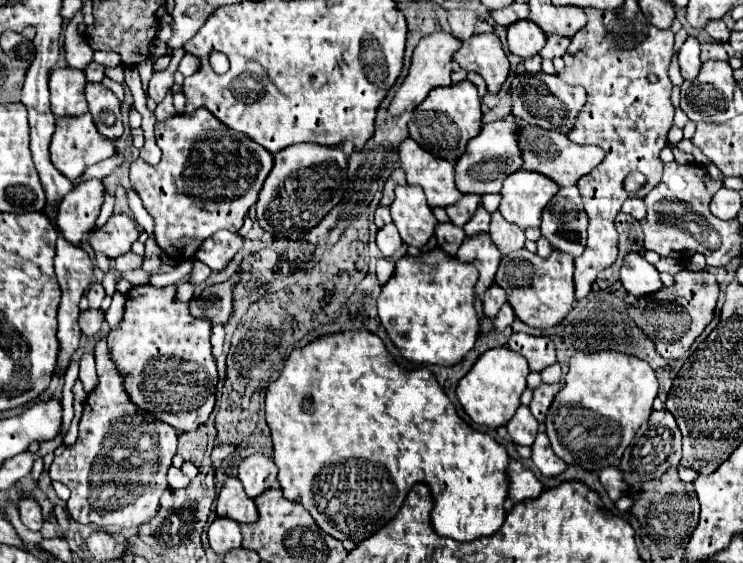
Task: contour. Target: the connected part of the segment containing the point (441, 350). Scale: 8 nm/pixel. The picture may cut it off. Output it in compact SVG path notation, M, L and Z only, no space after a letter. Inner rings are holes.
M440 247L424 251L424 255L420 257L406 255L396 261L396 271L390 281L382 287L382 293L378 297L378 317L392 343L400 351L400 357L414 365L432 363L446 367L452 367L466 357L478 337L478 317L472 305L476 277L478 273L472 263L460 263L456 257L446 255Z

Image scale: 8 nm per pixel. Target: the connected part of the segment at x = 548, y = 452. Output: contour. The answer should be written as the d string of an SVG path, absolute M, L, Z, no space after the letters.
M548 435L536 437L532 445L532 461L544 477L558 477L566 469L566 463L560 457L556 457L556 453L552 451L548 443Z

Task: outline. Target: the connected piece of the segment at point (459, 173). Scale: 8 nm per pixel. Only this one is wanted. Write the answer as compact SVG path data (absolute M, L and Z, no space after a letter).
M508 119L490 121L482 127L480 135L468 143L464 155L456 161L456 185L460 191L476 195L500 193L504 179L522 167L522 155L516 143L516 131L520 131L520 125Z

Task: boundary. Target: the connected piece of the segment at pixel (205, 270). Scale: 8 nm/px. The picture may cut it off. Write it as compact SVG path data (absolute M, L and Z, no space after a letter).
M194 259L194 260L195 261L193 261L193 269L190 273L189 281L193 285L199 285L200 283L202 283L207 279L207 277L211 273L211 269L201 261L197 259Z

